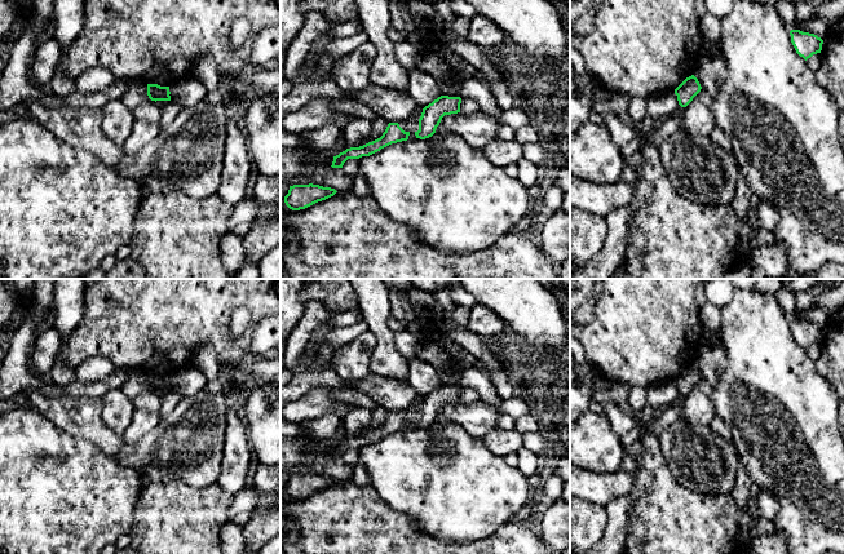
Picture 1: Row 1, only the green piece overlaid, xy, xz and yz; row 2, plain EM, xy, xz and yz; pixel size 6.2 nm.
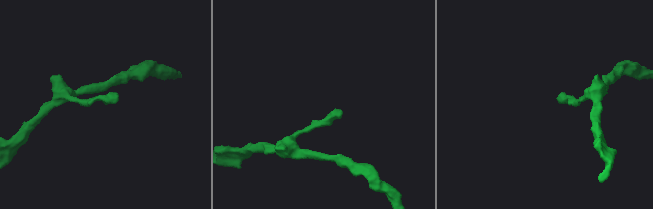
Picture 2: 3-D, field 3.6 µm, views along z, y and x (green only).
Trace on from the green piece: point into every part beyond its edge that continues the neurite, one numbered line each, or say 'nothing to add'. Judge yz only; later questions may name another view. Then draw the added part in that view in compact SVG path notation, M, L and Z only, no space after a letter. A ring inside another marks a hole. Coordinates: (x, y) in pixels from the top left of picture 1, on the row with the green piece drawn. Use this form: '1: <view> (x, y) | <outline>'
nothing to add

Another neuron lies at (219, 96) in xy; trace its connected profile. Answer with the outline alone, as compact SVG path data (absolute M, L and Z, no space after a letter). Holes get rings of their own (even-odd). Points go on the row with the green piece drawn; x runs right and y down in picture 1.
M225 87L209 90L204 98L211 105L224 105L227 103L227 92Z

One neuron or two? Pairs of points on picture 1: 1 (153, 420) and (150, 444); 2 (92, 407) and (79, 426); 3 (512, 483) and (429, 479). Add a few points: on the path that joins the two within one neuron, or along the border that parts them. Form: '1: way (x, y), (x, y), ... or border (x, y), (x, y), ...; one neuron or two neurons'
1: border (160, 420), (135, 443), (124, 443); two neurons
2: way (87, 412), (79, 421); one neuron
3: way (491, 483), (450, 483); one neuron

